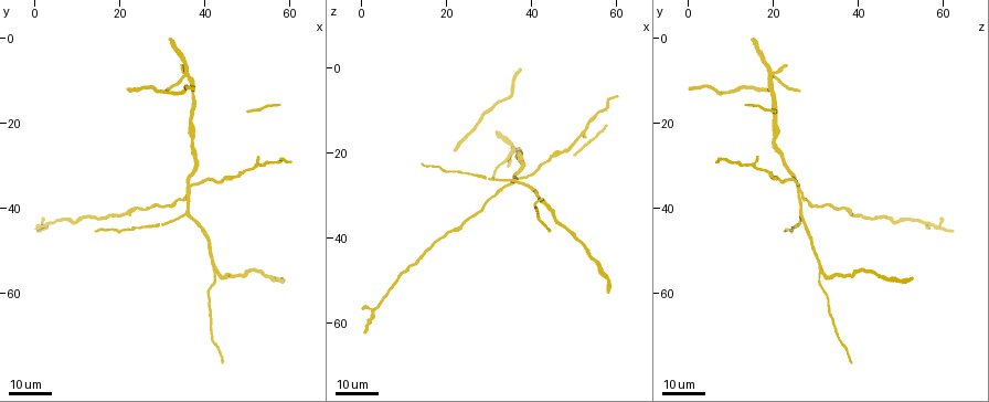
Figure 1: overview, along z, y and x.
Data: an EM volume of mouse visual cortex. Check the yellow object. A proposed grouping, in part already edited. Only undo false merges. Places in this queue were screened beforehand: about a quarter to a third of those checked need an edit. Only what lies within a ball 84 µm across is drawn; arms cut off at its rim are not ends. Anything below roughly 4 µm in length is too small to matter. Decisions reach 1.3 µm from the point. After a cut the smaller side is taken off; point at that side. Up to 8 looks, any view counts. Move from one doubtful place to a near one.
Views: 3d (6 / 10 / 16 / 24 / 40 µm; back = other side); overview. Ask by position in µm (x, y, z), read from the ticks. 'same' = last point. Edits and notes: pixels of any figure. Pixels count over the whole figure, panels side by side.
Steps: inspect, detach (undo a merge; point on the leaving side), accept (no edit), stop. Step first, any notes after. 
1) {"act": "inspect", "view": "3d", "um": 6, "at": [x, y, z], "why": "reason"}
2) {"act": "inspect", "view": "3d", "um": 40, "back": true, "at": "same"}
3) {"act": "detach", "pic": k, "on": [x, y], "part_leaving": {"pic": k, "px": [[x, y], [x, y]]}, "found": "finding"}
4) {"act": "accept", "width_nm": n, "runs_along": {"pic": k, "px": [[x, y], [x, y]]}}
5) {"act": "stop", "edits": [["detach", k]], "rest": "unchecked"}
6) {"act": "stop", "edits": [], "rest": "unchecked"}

{"act": "inspect", "view": "3d", "um": 16, "at": [36.5, 36.0, 26.0], "why": "a fork"}

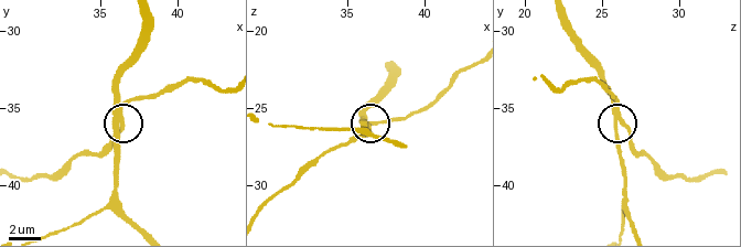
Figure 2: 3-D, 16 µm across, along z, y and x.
{"act": "inspect", "view": "3d", "um": 6, "at": [36.4, 36.0, 26.2]}

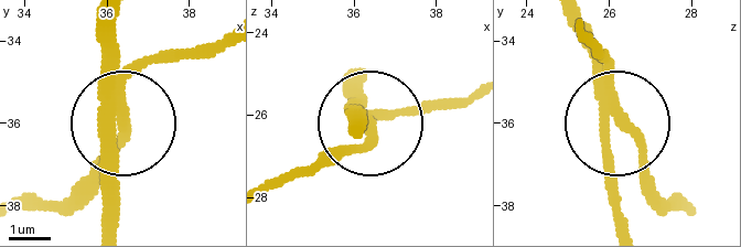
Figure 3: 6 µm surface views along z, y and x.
{"act": "inspect", "view": "3d", "um": 6, "back": true, "at": [36.35, 35.95, 26.15]}

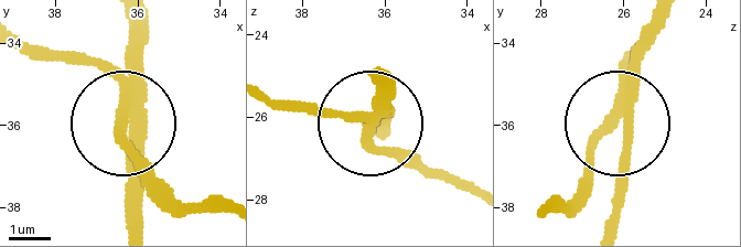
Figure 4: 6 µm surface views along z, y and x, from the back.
{"act": "detach", "pic": 4, "on": [78, 53], "arms": 3, "part_leaving": {"pic": 4, "px": [[125, 88], [97, 67], [23, 53]]}, "found": "two cells meet here"}

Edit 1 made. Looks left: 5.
{"act": "inspect", "view": "overview", "why": "redraw"}

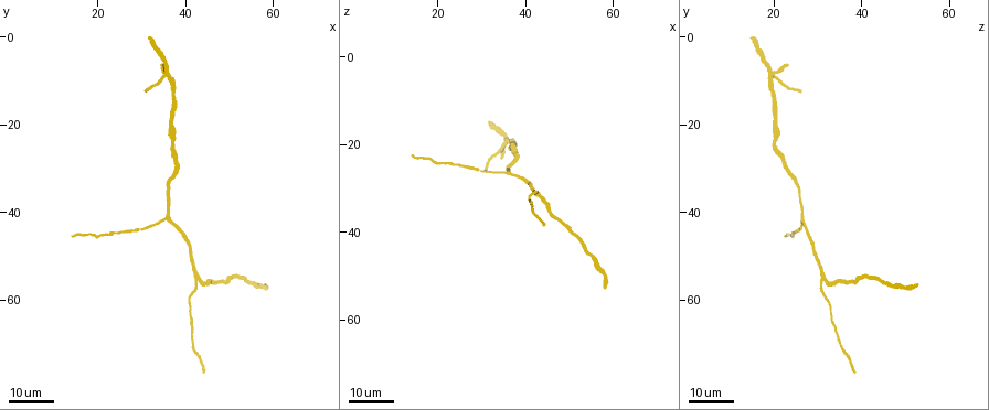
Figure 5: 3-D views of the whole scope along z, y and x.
{"act": "inspect", "view": "3d", "um": 24, "at": [35.5, 42.0, 26.0], "why": "three-way junction"}

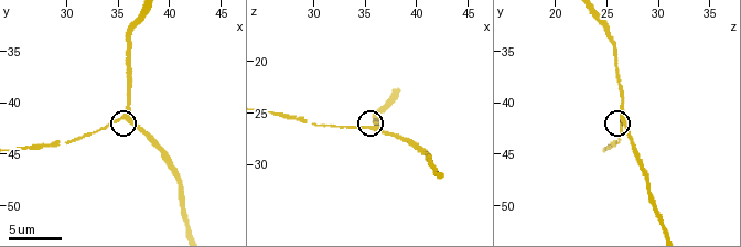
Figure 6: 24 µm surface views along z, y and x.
{"act": "inspect", "view": "3d", "um": 6, "at": [35.6, 41.4, 26.4]}

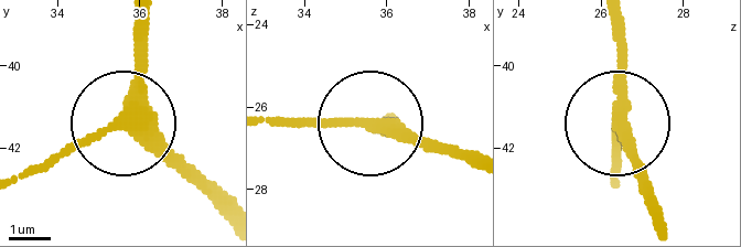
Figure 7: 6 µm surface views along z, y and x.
{"act": "accept", "arms": 3, "runs_along": {"pic": 7, "px": [[393, 115], [269, 121]]}, "found": "all the same cell"}

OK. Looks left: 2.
{"act": "inspect", "view": "3d", "um": 24, "at": [43.0, 55.0, 31.0], "why": "branch point"}

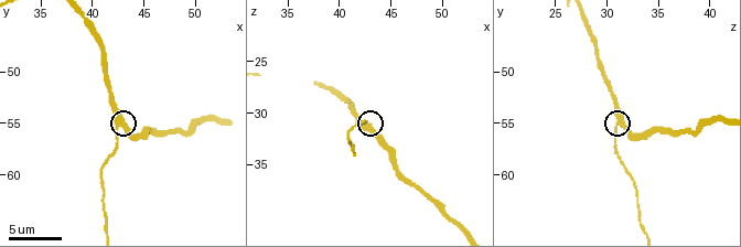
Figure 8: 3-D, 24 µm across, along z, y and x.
{"act": "inspect", "view": "3d", "um": 6, "at": [42.6, 55.2, 31.4]}

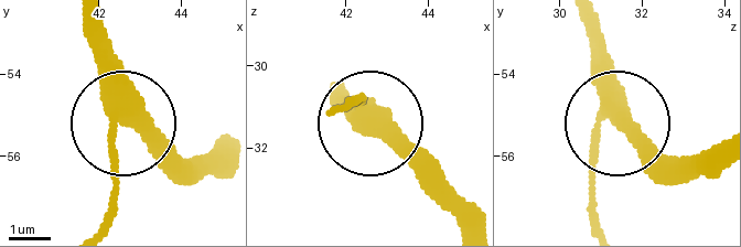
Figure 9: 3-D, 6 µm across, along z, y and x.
{"act": "accept", "width_nm": 410, "runs_along": {"pic": 9, "px": [[586, 27], [613, 118], [589, 185], [589, 224]]}, "found": "continuous, no second cell"}

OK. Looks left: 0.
{"act": "stop", "edits": [["detach", 4]], "rest": "unchecked"}

